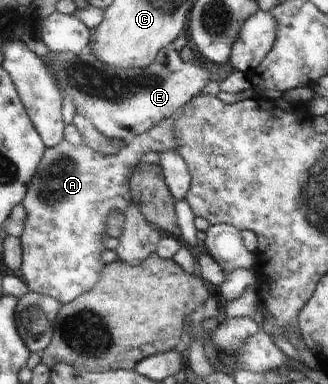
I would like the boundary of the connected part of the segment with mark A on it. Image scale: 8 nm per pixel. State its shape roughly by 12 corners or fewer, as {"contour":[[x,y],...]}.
{"contour":[[174,117],[115,154],[62,140],[27,189],[31,292],[62,305],[99,283],[108,211],[131,171],[176,150]]}

